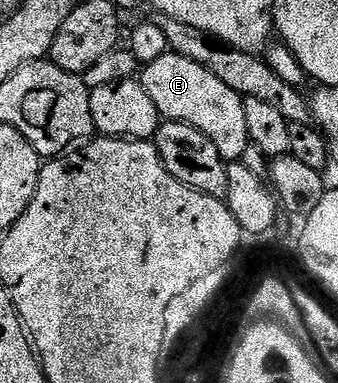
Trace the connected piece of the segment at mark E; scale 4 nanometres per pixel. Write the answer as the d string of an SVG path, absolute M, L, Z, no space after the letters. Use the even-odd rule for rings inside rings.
M171 52L158 56L158 60L147 63L139 71L138 80L146 88L146 96L154 100L161 119L170 122L190 124L198 128L218 148L225 162L238 162L243 159L246 148L250 145L246 128L246 108L244 98L230 84L222 84L214 72L186 60L186 56Z

